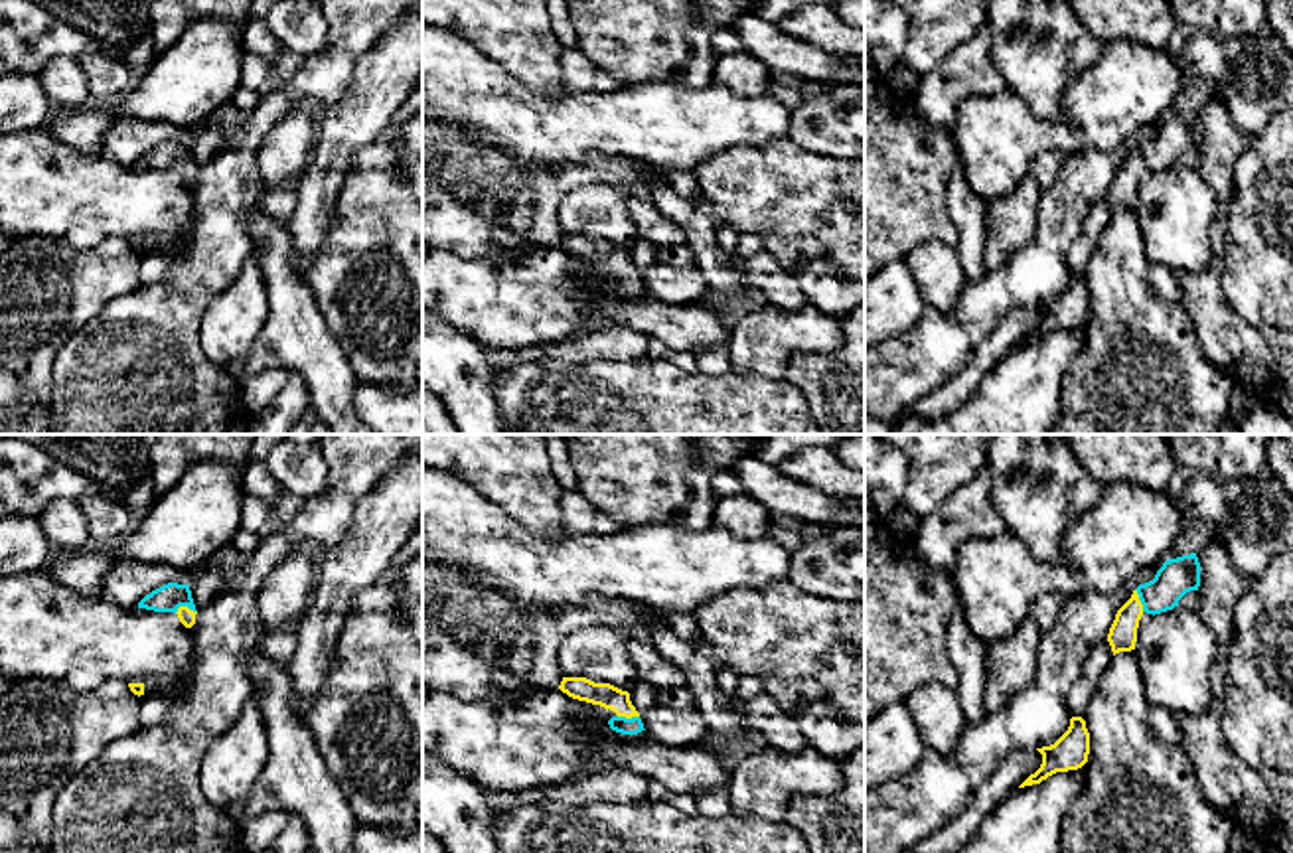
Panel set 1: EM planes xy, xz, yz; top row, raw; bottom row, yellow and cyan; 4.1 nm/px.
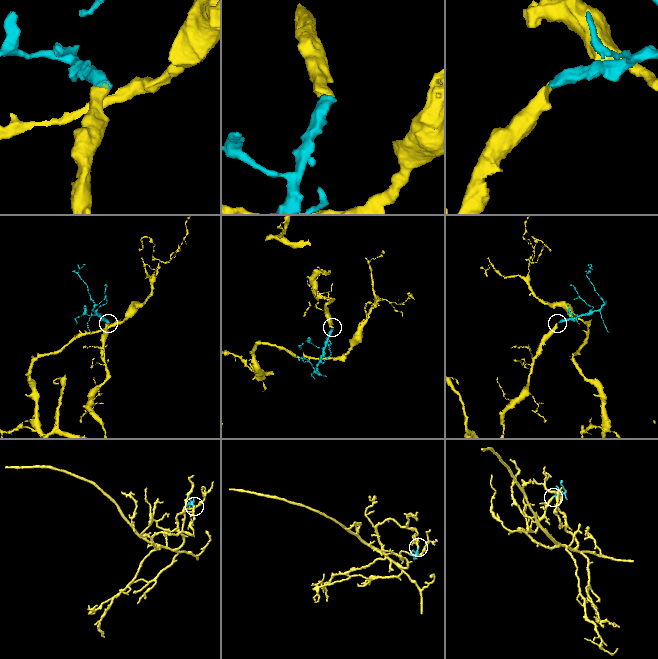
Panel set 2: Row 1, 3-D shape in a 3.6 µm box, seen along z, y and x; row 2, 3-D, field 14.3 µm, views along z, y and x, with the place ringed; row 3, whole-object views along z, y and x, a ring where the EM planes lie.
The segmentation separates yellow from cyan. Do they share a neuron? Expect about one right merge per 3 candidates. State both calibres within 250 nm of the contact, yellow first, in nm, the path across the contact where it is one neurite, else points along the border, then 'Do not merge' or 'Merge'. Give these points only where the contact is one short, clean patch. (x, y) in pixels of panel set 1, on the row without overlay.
Thickness 70 nm (yellow) against 110 nm. Path across: xy (186, 174), (186, 164), (170, 155). Merge

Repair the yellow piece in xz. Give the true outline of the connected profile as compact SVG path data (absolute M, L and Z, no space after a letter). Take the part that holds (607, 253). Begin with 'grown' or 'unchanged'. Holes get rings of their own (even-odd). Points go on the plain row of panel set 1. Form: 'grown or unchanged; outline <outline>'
grown; outline M563 235L559 247L572 257L614 269L616 272L608 278L608 282L616 290L638 292L646 288L628 249L610 241L594 241L586 235Z

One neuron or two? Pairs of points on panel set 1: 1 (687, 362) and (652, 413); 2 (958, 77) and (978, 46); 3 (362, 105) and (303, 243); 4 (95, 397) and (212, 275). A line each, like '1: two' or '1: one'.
1: two
2: one
3: one
4: one

